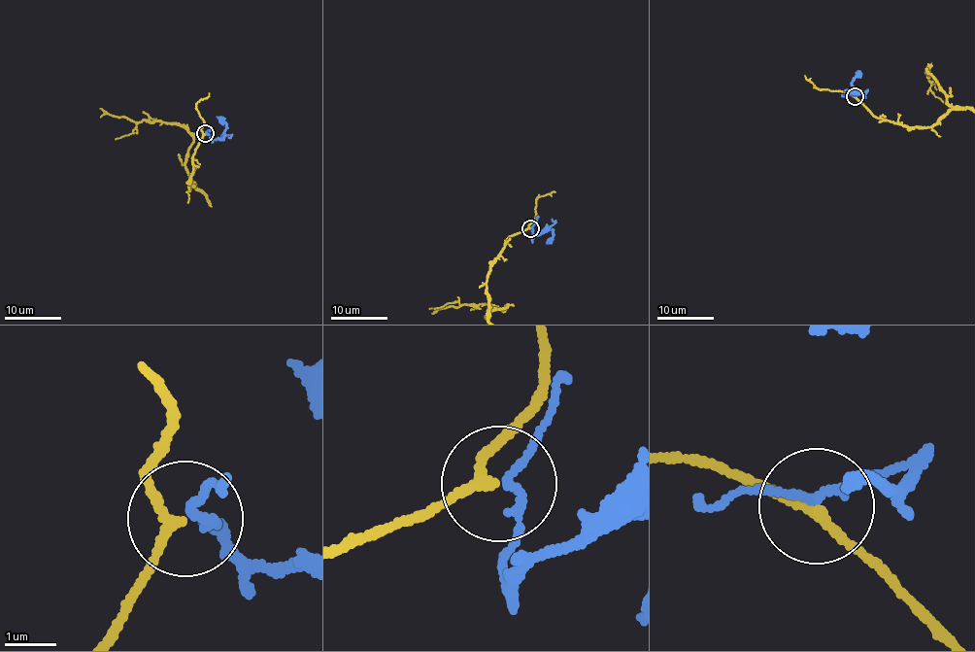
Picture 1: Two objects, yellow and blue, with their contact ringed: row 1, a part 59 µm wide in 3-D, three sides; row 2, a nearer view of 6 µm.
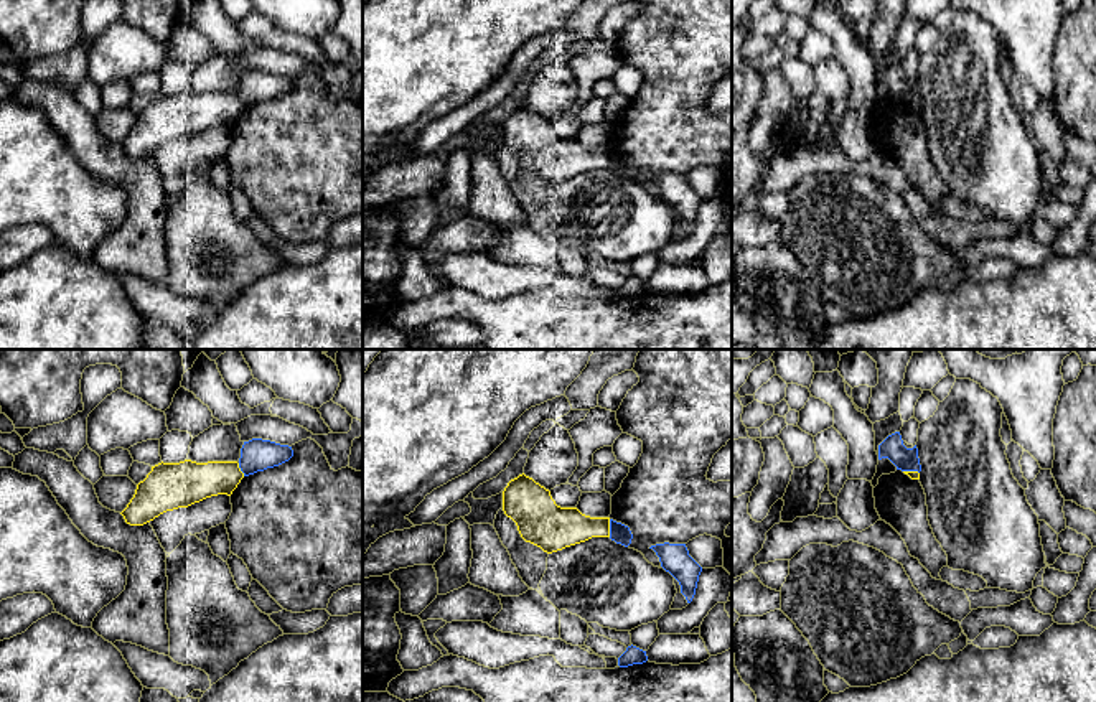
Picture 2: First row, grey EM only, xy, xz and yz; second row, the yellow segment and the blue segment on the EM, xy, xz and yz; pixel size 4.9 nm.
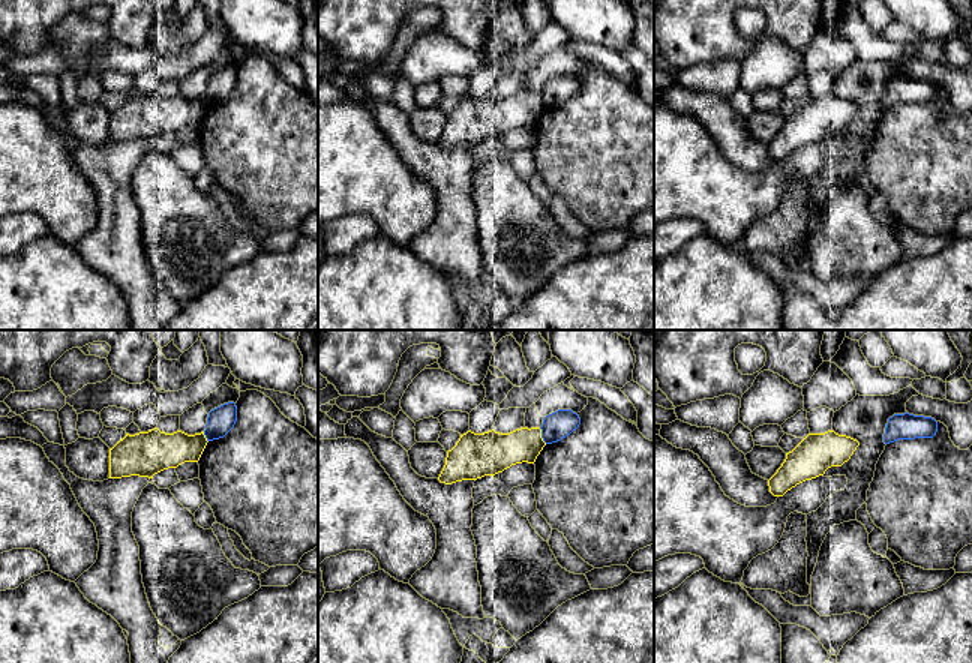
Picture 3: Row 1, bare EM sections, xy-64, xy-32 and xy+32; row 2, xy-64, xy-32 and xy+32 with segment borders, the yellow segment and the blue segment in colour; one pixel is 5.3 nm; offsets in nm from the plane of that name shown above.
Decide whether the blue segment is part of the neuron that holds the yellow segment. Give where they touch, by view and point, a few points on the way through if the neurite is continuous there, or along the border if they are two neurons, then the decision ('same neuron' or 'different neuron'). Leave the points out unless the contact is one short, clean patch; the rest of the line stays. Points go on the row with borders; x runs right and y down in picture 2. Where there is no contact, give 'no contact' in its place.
contact xz (608, 528); border xz (608, 519), (610, 536); different neuron

